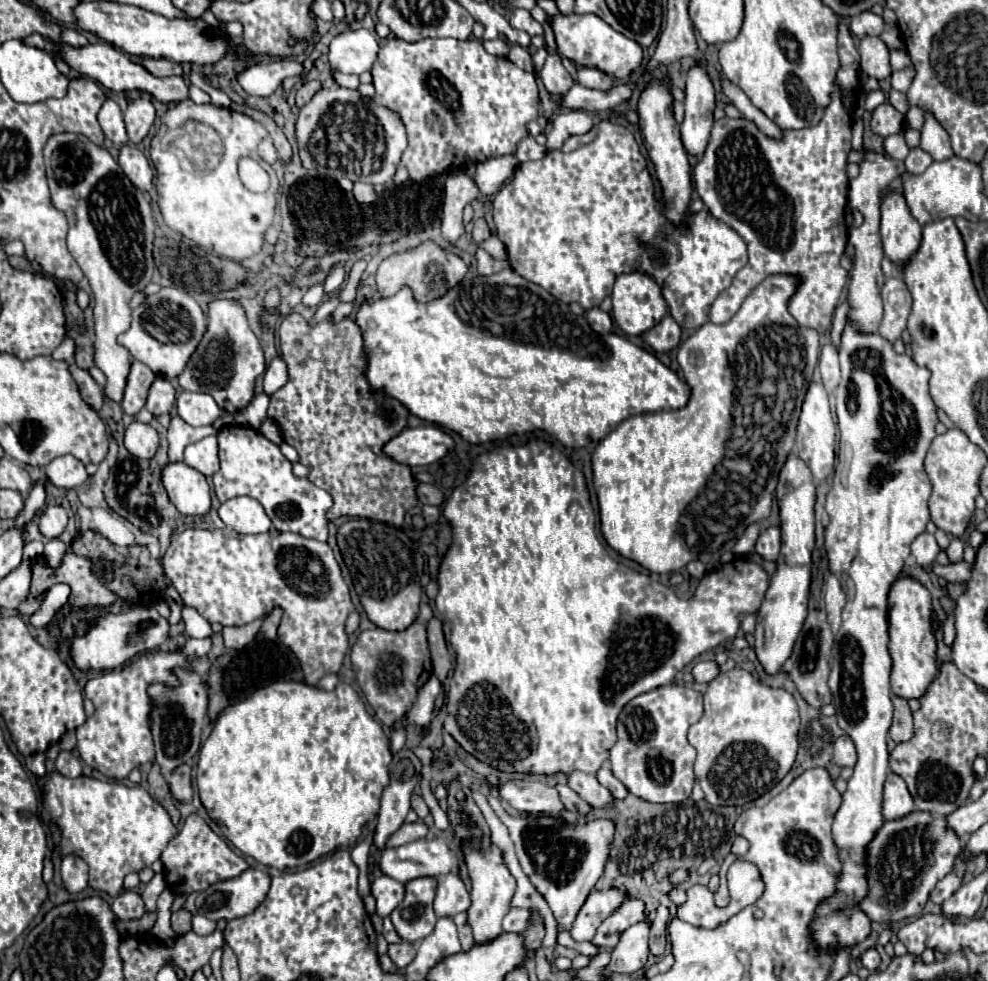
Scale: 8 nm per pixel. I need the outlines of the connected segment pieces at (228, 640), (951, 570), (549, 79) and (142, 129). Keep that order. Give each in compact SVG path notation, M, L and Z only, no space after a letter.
M262 619L252 621L244 627L224 627L226 649L244 649L244 645L248 645L256 637L260 625L262 625Z
M960 561L960 563L950 563L946 567L942 565L936 565L934 567L936 575L938 577L944 577L946 581L958 585L958 583L968 583L968 577L972 575L972 563L966 563L966 561Z
M550 53L546 57L544 67L540 69L540 77L542 77L546 89L550 91L550 95L564 95L574 85L572 77L564 69L562 59L560 59L558 53Z
M136 99L128 105L128 109L124 111L124 123L126 123L130 143L140 143L148 135L154 123L154 117L156 117L156 111L150 99Z

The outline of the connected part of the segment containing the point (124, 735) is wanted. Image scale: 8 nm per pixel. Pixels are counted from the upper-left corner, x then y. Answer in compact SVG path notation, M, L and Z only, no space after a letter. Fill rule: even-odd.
M188 639L184 643L182 651L180 649L148 651L148 653L142 653L136 661L126 663L122 669L110 669L110 671L104 671L102 675L96 675L94 679L90 679L84 687L84 693L94 703L94 715L88 717L86 723L76 729L76 737L78 737L76 747L78 747L82 761L86 765L90 765L92 769L100 771L108 779L126 779L132 769L138 769L144 763L152 763L154 761L154 741L152 741L152 731L148 725L150 713L152 713L152 699L148 697L148 685L152 685L152 683L164 683L168 687L180 685L180 681L176 681L174 669L192 669L192 663L200 657L204 657L210 651L210 645L212 645L210 639Z

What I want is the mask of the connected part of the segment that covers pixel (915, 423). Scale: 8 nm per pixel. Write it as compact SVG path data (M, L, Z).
M846 321L846 327L842 331L842 339L840 339L840 369L842 369L842 381L836 389L836 415L838 415L838 429L840 429L840 451L838 451L838 465L836 465L836 473L834 473L834 481L832 481L832 489L828 491L826 495L826 511L830 515L830 525L826 529L826 553L828 553L828 561L830 561L830 571L840 579L840 585L846 593L846 607L842 611L842 627L840 631L836 633L836 647L838 647L838 653L836 653L836 663L832 667L832 673L830 673L830 689L836 697L836 717L838 717L838 725L840 729L852 737L854 745L856 745L856 751L858 751L858 763L854 767L854 775L848 779L848 789L844 791L842 795L842 805L840 809L836 811L834 815L834 825L832 825L832 835L834 835L834 843L840 847L840 859L844 863L844 869L842 869L842 875L840 875L840 881L838 881L838 895L828 899L826 903L822 903L818 907L818 919L816 923L812 925L812 937L814 941L820 945L820 947L846 947L846 945L858 945L862 943L868 935L870 935L870 921L864 913L858 911L856 905L844 905L844 899L860 899L866 895L866 869L864 869L864 849L866 845L872 841L874 833L880 829L880 825L884 823L884 817L882 817L882 785L884 785L884 779L888 775L888 747L886 747L886 737L888 737L888 729L890 729L890 723L892 723L892 701L890 701L890 667L892 667L892 661L890 661L890 655L888 655L888 589L892 585L892 581L900 575L902 567L904 567L904 559L910 555L910 543L926 531L926 523L930 521L930 513L928 513L928 497L930 497L930 491L932 491L932 485L930 485L930 479L928 475L924 473L924 457L926 457L926 451L930 447L930 441L936 437L936 423L938 423L938 417L936 417L936 405L928 393L928 379L930 379L930 371L916 365L912 361L910 355L898 355L894 351L892 345L888 345L888 341L884 341L884 337L880 337L878 333L856 333L856 329L852 329L852 321Z

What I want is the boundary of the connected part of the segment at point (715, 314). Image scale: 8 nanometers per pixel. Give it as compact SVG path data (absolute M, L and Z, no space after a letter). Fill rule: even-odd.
M836 93L832 97L832 103L826 107L824 111L824 117L822 121L812 127L812 129L800 129L800 131L786 131L784 133L784 139L782 141L776 141L776 139L770 139L766 137L764 133L758 131L758 127L748 121L748 119L730 119L730 117L724 117L724 119L718 119L714 121L714 127L712 127L712 135L710 135L710 141L708 141L708 147L704 151L704 155L698 159L696 167L694 167L694 185L696 185L696 191L700 195L700 199L704 201L704 205L708 207L708 211L724 221L728 227L732 227L748 245L748 265L744 269L740 269L732 281L732 285L728 289L724 289L718 299L714 301L712 309L710 309L710 321L712 323L724 323L724 321L730 321L732 315L740 309L742 301L750 295L750 291L760 285L760 281L764 281L766 277L770 275L794 275L798 279L796 283L796 293L790 297L790 313L792 317L798 321L798 325L804 325L804 327L810 327L810 329L816 329L820 335L828 333L828 329L832 327L832 317L834 317L834 309L840 301L840 295L842 295L842 289L846 287L848 283L848 271L842 269L840 265L840 257L844 253L844 247L846 247L846 241L848 241L848 227L846 227L846 221L844 221L844 209L846 209L846 197L848 197L848 177L846 177L846 155L850 151L850 141L852 141L852 117L846 113L846 109L842 107L842 101L840 101L840 95Z

